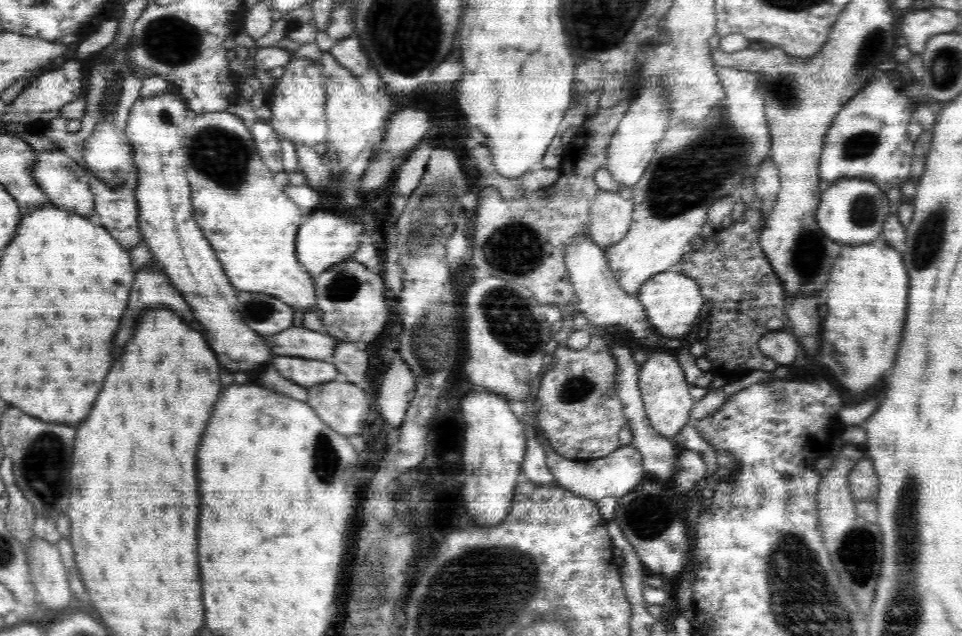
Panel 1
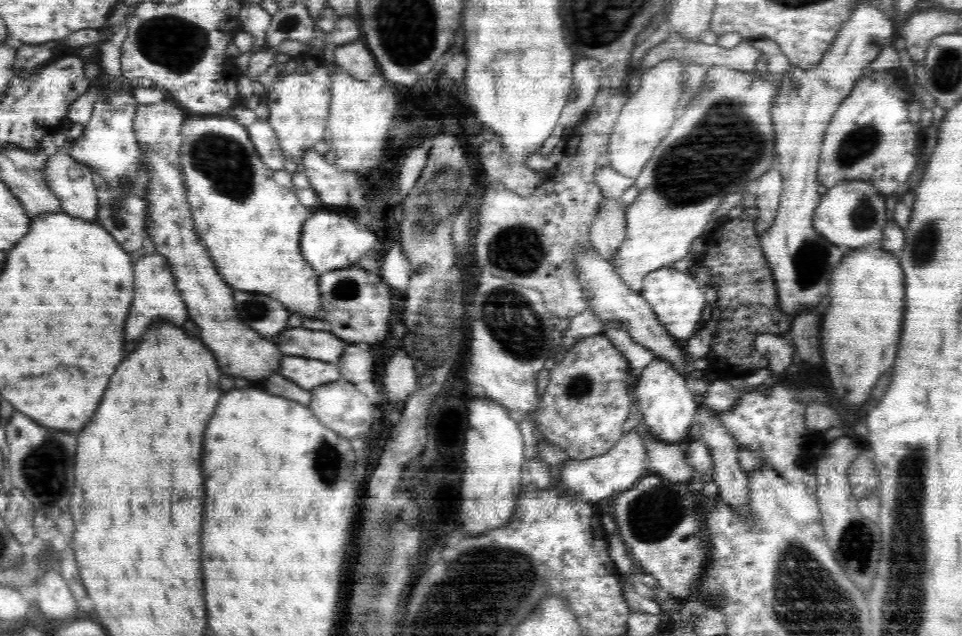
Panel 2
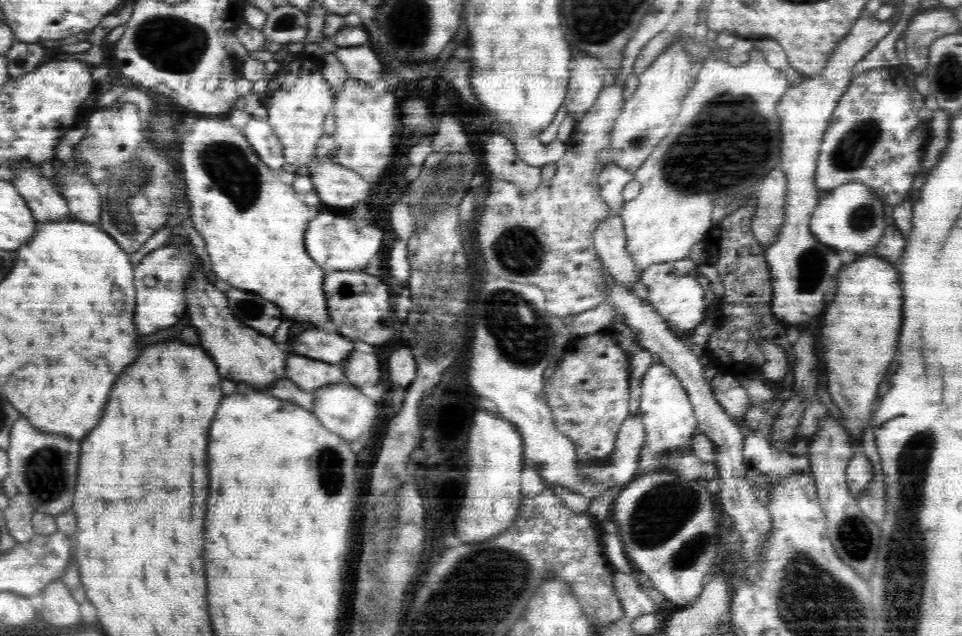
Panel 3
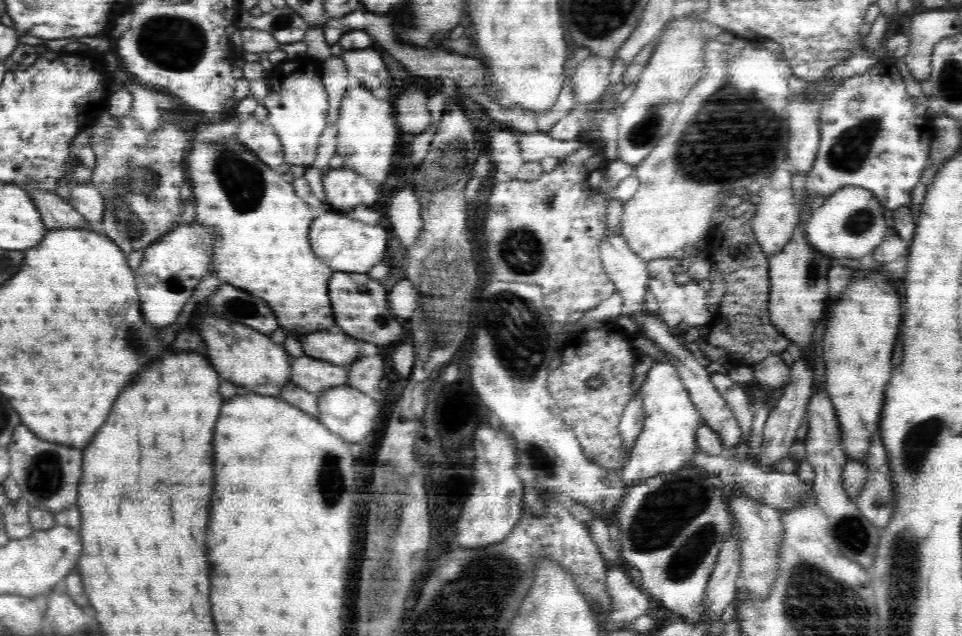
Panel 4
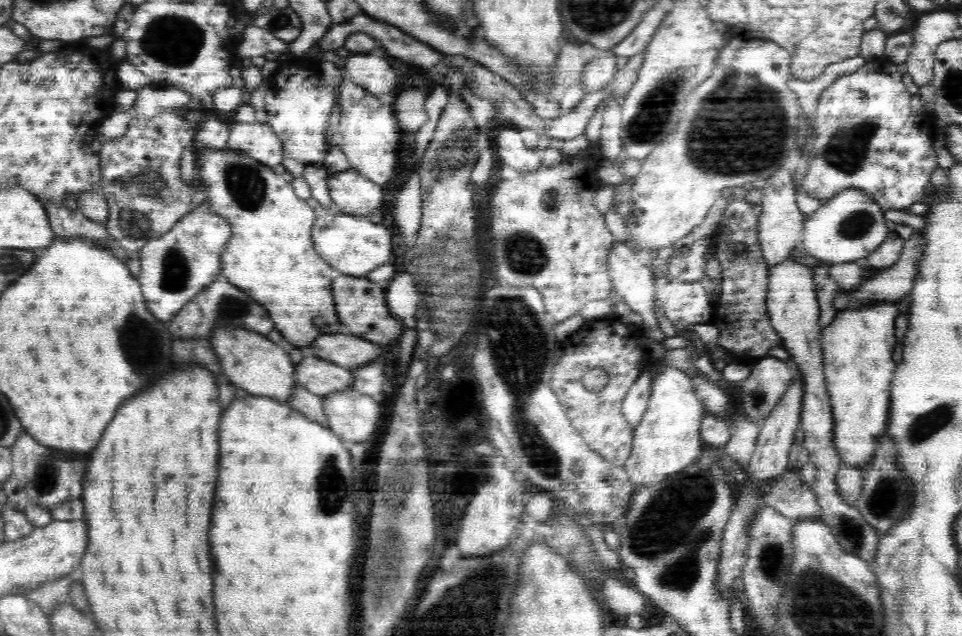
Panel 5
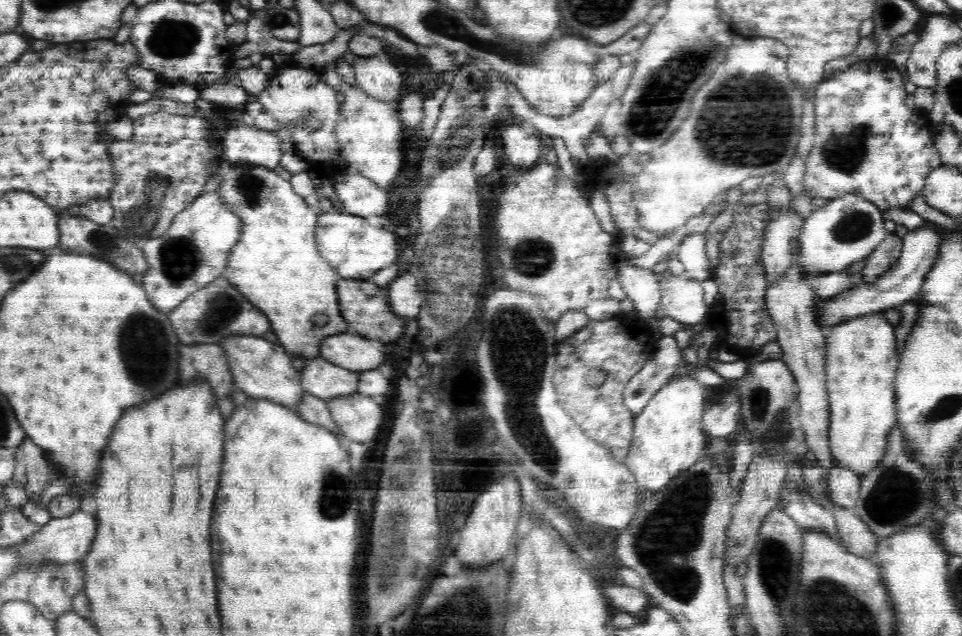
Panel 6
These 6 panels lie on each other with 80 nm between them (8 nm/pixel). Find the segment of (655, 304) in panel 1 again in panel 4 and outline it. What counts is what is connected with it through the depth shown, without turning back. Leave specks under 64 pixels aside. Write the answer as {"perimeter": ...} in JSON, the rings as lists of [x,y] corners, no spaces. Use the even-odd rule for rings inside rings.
{"perimeter":[[[656,258],[650,261],[647,266],[649,280],[648,290],[660,306],[660,316],[667,324],[670,330],[679,327],[698,327],[708,326],[712,320],[712,314],[708,311],[707,306],[707,286],[704,283],[695,280],[680,279],[672,273],[668,259]]]}

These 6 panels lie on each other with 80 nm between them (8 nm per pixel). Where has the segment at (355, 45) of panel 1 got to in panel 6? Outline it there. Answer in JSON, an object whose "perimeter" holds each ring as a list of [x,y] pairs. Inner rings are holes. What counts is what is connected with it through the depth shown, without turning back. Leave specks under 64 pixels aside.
{"perimeter":[[[383,56],[356,57],[352,65],[355,86],[379,101],[398,101],[402,96],[403,78],[400,70]]]}

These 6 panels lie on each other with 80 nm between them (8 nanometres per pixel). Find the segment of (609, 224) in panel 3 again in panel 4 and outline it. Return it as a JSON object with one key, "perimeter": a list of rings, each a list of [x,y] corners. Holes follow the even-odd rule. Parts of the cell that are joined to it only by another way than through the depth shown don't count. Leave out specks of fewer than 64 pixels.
{"perimeter":[[[606,230],[600,240],[599,253],[605,274],[612,280],[617,292],[624,298],[623,314],[646,311],[648,290],[648,263],[634,254],[623,235]]]}

